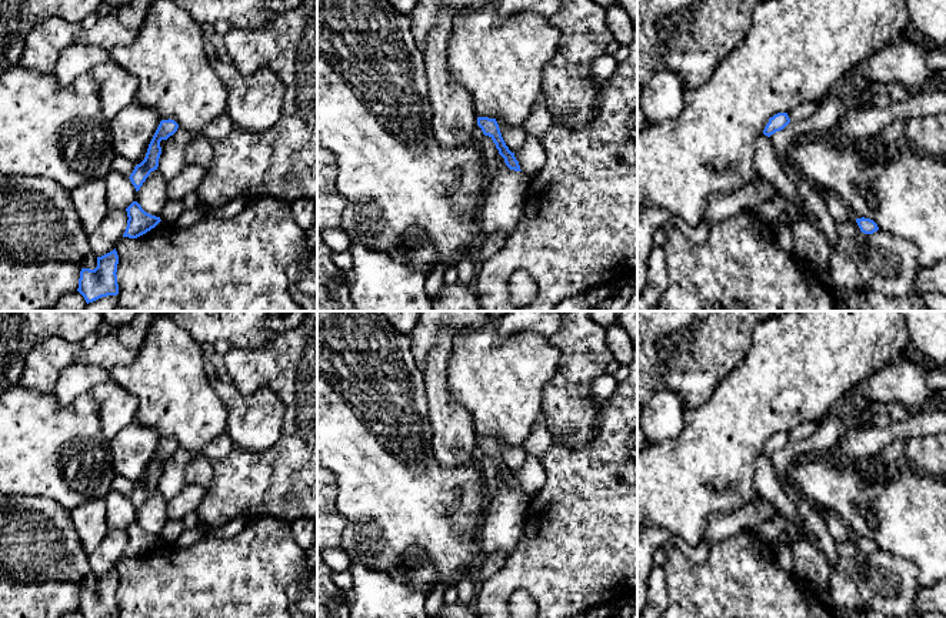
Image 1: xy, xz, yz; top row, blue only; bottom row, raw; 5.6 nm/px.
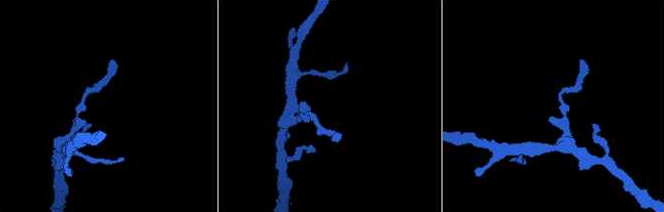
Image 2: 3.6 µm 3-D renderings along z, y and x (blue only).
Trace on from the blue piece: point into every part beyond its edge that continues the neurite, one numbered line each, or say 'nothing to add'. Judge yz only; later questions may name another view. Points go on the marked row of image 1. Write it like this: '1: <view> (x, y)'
nothing to add

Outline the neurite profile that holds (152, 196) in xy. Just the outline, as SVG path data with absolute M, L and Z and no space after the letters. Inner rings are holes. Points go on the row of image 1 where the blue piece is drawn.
M154 170L137 191L136 201L146 213L160 217L169 200L166 187L167 181L163 178L159 170Z

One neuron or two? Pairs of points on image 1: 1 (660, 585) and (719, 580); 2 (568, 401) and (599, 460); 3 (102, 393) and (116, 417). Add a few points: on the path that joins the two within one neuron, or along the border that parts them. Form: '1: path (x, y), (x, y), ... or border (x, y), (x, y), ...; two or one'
1: border (663, 567), (669, 603); two
2: border (598, 408), (595, 436), (582, 447), (556, 441); two
3: path (107, 398), (116, 407), (116, 411); one

